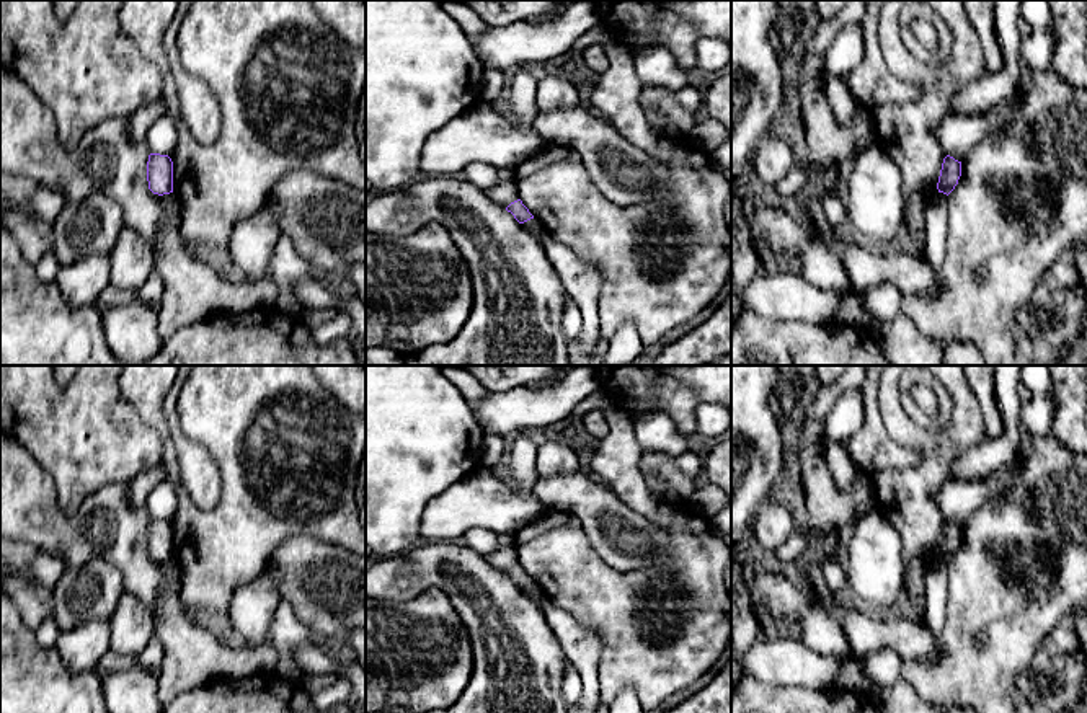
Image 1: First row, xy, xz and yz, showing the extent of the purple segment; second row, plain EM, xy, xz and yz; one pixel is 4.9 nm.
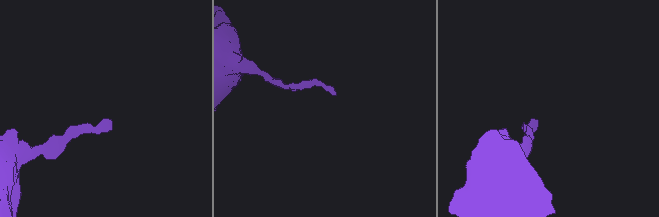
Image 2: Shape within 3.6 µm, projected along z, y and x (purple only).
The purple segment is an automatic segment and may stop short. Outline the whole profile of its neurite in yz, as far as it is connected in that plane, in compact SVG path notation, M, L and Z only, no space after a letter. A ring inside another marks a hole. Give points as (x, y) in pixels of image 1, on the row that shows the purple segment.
M947 155L943 158L938 183L937 183L938 193L943 193L948 196L958 184L960 176L961 176L961 162Z

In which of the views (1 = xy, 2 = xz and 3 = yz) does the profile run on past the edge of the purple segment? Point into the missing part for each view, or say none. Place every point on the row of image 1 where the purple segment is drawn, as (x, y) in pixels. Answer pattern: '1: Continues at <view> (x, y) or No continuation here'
1: No continuation here
2: No continuation here
3: No continuation here

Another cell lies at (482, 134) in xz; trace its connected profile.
M480 101L429 135L421 152L421 171L431 178L454 178L470 163L516 170L548 145L532 126L521 127Z

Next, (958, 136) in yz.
M1017 86L1010 98L997 103L984 113L971 116L947 116L934 127L934 134L947 155L963 162L986 135L1004 127L1012 119L1025 98L1027 88Z

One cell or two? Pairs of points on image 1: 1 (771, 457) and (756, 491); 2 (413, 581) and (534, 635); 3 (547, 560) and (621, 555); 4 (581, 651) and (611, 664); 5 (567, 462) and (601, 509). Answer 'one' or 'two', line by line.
1: one
2: one
3: two
4: two
5: two

